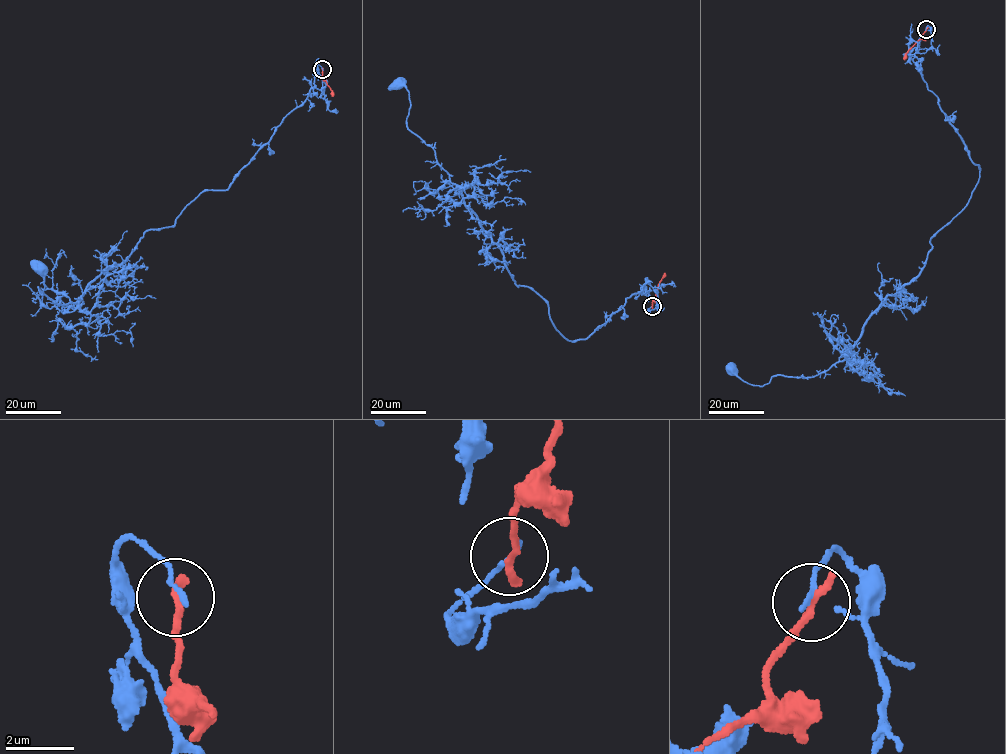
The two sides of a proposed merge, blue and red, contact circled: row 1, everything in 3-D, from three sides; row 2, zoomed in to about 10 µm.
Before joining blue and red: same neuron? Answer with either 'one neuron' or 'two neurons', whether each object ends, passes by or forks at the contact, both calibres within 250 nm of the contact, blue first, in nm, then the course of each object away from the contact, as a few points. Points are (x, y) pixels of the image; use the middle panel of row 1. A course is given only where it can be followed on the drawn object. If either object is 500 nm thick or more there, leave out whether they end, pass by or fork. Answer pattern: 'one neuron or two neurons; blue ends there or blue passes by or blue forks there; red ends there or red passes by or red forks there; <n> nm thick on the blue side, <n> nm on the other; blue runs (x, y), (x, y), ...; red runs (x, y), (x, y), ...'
two neurons; blue ends there; red ends there; 130 nm thick on the blue side, 240 nm on the other; blue runs (652, 306), (644, 283), (585, 339), (565, 338), (408, 129), (400, 83); red runs (651, 306), (665, 273)

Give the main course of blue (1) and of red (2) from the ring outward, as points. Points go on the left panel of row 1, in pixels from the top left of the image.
1: (322, 69), (323, 93), (310, 89), (231, 184), (147, 230), (75, 303), (39, 292), (42, 267)
2: (322, 69), (322, 76), (333, 96)

